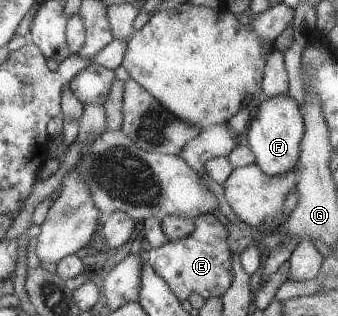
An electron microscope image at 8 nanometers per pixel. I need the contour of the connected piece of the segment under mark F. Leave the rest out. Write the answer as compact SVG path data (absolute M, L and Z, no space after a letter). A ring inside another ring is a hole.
M278 94L259 103L257 112L250 117L247 134L247 142L255 153L256 163L268 176L282 175L299 166L304 118L300 104L291 95Z

